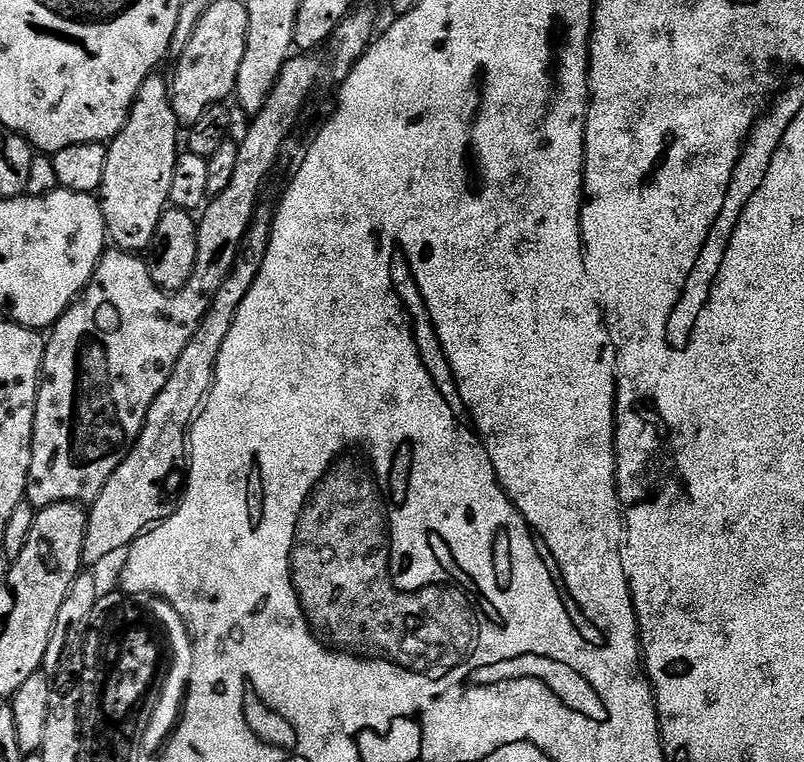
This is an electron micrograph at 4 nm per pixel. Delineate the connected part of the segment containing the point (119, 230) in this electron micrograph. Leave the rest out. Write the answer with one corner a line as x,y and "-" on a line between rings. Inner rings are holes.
160,74
142,82
122,130
107,145
106,174
98,193
109,241
121,252
140,254
149,247
159,219
169,207
170,181
178,155
176,115
172,109
170,84

